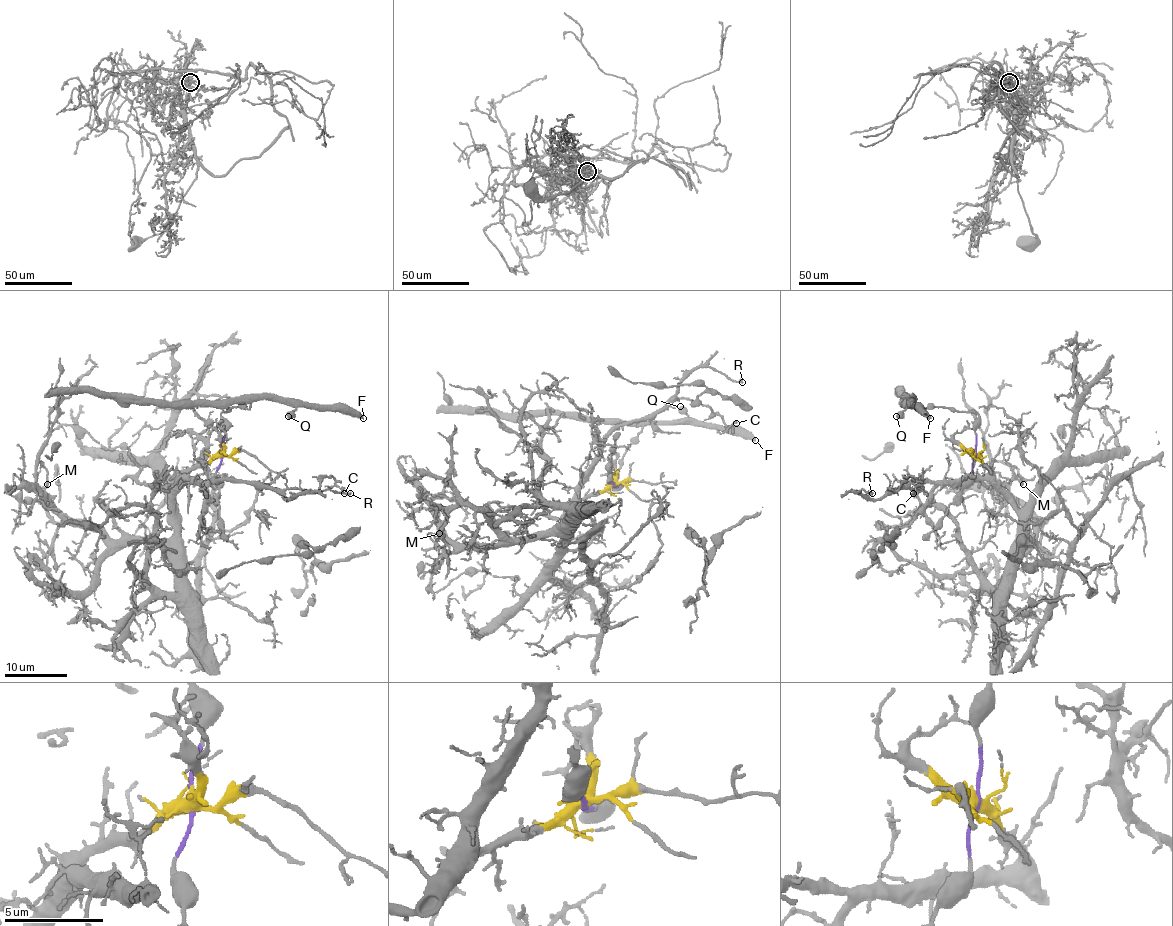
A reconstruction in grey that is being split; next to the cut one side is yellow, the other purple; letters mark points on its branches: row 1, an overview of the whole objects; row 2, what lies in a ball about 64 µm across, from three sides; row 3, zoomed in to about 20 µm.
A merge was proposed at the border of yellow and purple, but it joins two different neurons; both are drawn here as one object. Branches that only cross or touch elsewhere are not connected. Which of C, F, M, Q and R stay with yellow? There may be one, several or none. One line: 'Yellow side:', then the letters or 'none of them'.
Yellow side: C, M, R

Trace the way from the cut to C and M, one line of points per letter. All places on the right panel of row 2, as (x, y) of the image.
C: (975, 455), (987, 475), (916, 480), (888, 489), (913, 477), (918, 484), (913, 494)
M: (975, 455), (1011, 499), (1023, 539), (1033, 539), (1031, 514), (995, 486), (992, 464), (1011, 464), (1023, 484)

